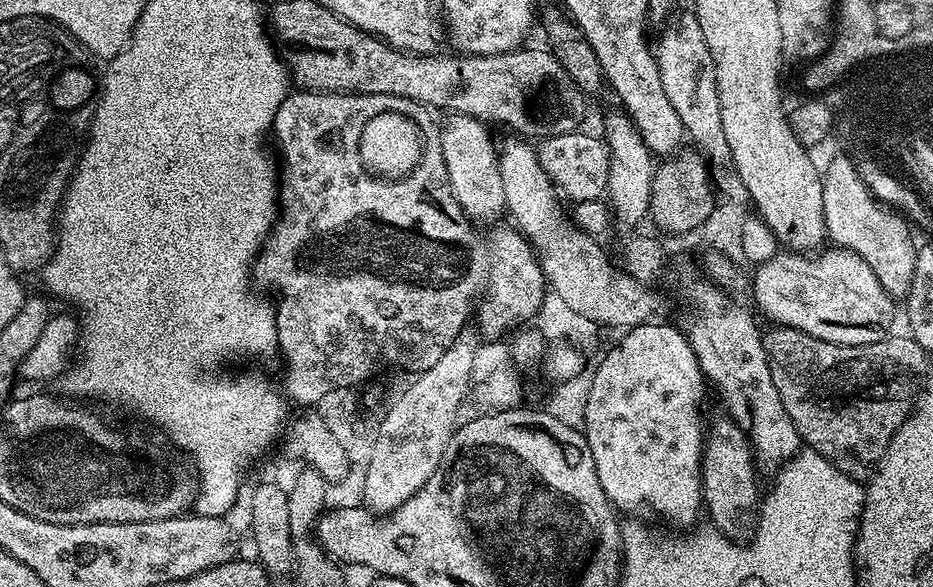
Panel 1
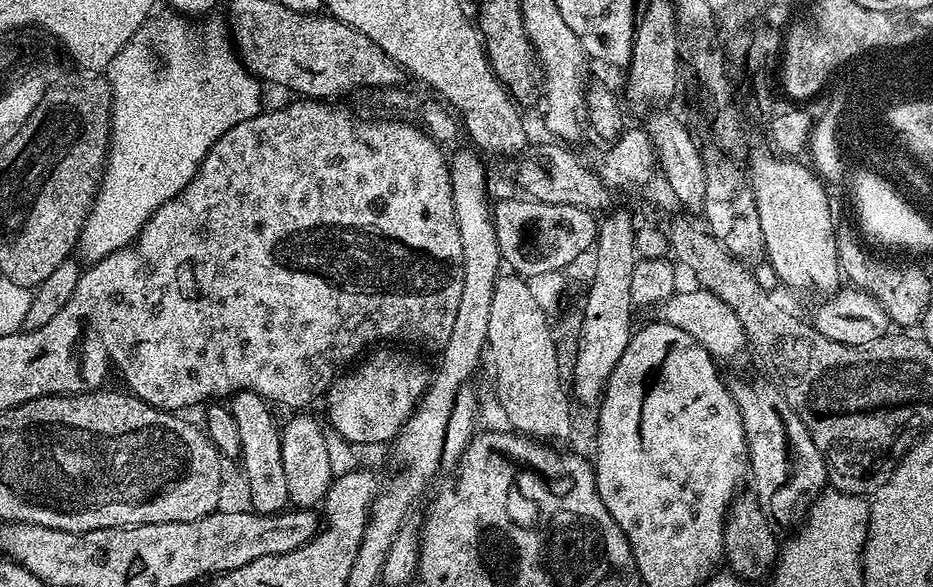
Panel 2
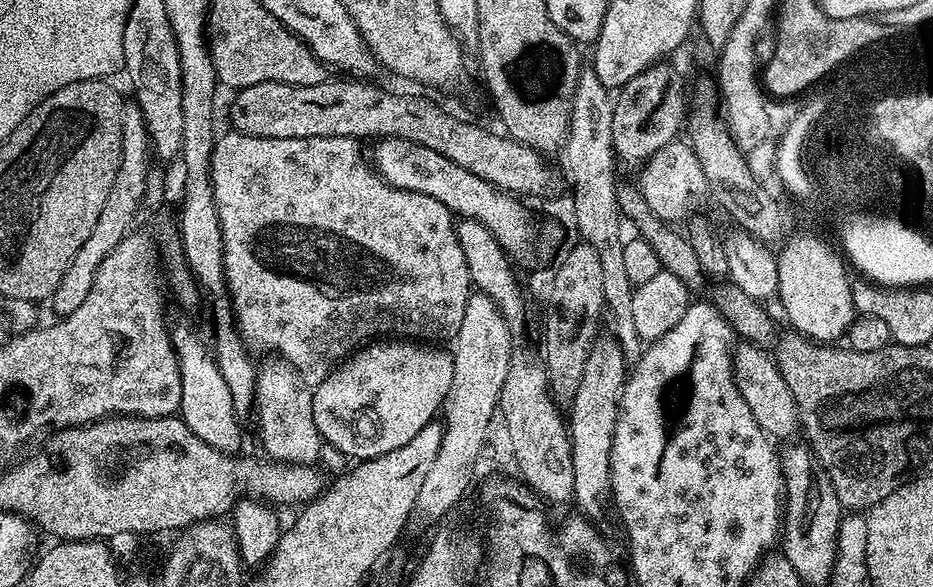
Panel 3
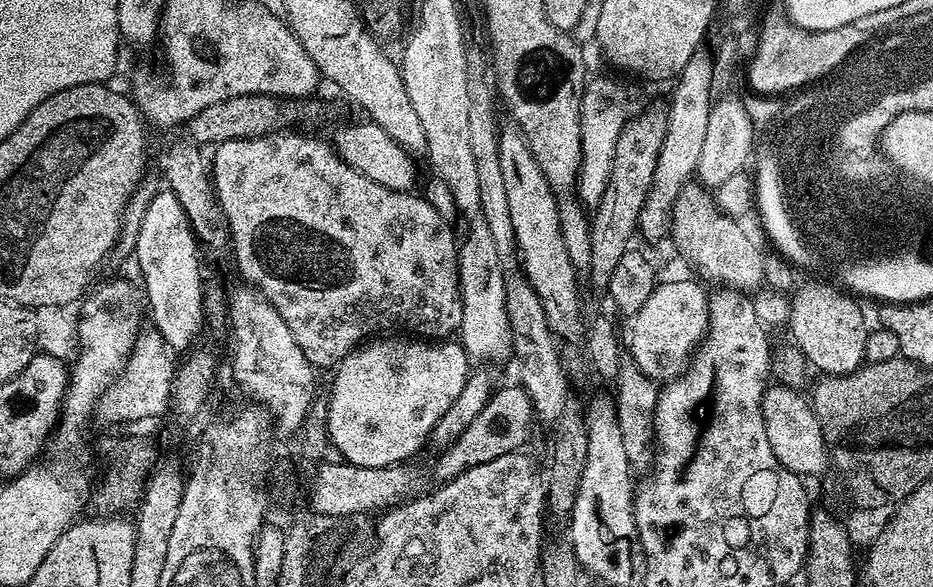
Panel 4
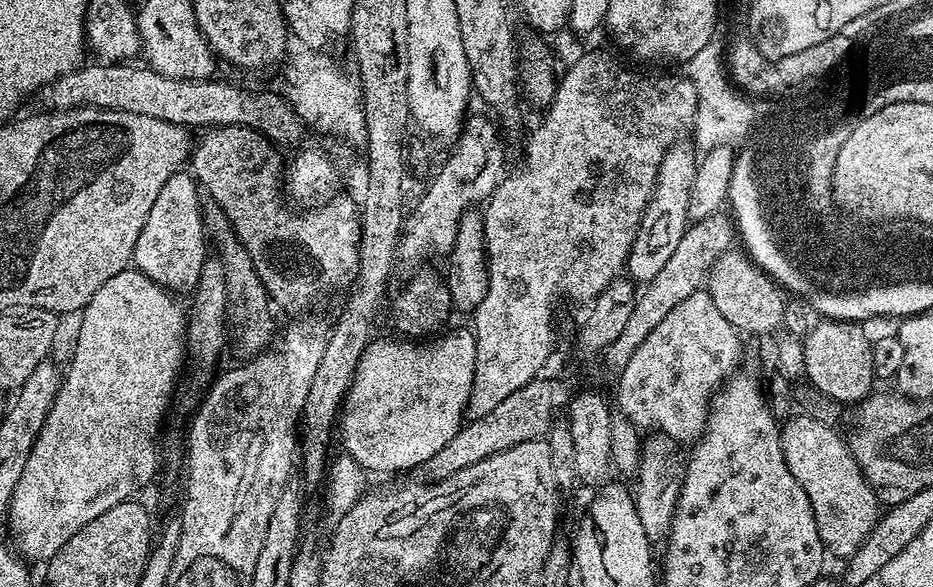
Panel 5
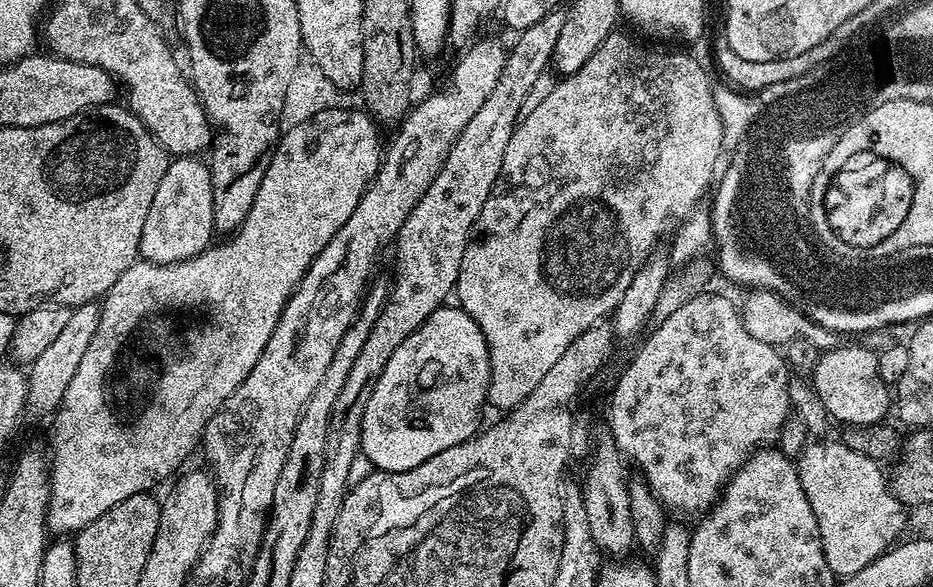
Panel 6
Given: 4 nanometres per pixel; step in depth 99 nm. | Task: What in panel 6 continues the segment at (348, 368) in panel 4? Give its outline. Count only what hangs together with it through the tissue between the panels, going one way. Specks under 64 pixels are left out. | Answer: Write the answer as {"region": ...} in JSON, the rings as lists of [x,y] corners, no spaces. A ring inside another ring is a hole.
{"region":[[[448,307],[434,310],[427,322],[390,354],[386,370],[382,370],[376,379],[374,394],[370,394],[366,414],[362,414],[360,443],[360,451],[373,469],[382,472],[414,470],[414,466],[422,466],[422,462],[434,458],[434,454],[442,454],[442,450],[450,450],[450,446],[471,440],[481,427],[480,411],[486,408],[490,386],[490,354],[486,338],[482,330],[478,330],[478,322],[474,322],[463,308]]]}

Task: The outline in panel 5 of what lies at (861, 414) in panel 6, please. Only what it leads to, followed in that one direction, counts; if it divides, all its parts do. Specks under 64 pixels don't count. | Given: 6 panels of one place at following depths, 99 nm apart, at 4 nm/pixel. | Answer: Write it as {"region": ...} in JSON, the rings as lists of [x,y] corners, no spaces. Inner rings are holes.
{"region":[[[821,319],[811,333],[803,337],[805,354],[805,372],[807,383],[816,387],[824,395],[838,401],[843,406],[855,406],[872,395],[874,391],[874,358],[872,357],[872,340],[864,333],[865,325],[850,320]]]}

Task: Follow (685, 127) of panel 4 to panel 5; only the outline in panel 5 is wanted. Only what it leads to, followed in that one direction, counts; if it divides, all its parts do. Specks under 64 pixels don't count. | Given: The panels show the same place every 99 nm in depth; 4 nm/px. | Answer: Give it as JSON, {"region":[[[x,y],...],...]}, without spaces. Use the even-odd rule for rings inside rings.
{"region":[[[684,143],[673,144],[662,158],[662,166],[658,168],[658,178],[652,197],[642,214],[640,229],[636,232],[634,246],[628,255],[627,275],[640,286],[647,286],[651,280],[658,278],[662,266],[666,266],[667,260],[674,255],[678,242],[682,242],[682,234],[690,227],[688,211],[698,156],[691,143],[688,143],[689,145]]]}

